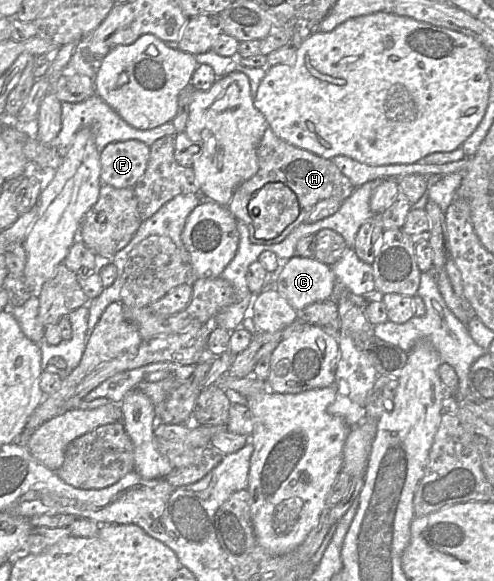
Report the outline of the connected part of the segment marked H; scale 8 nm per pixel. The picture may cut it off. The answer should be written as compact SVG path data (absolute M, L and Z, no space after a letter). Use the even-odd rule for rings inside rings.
M269 127L265 130L264 135L259 142L257 156L257 173L238 186L231 201L228 203L228 209L236 220L240 220L247 225L249 236L253 243L269 245L282 242L293 230L306 220L307 216L318 202L328 198L336 198L340 201L344 201L355 190L351 181L337 168L332 160L322 158L307 150L288 144L278 138ZM271 182L281 182L297 195L300 213L298 218L279 236L272 239L256 238L254 223L248 212L248 205L256 193L264 185Z

